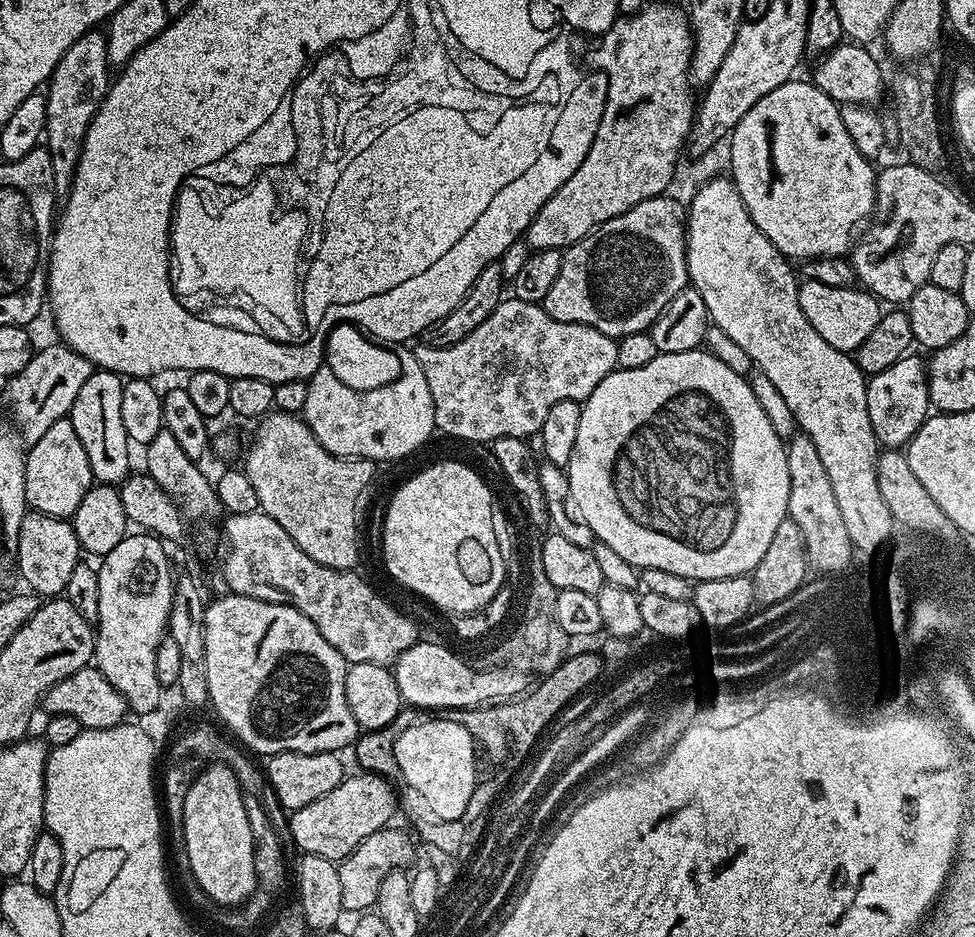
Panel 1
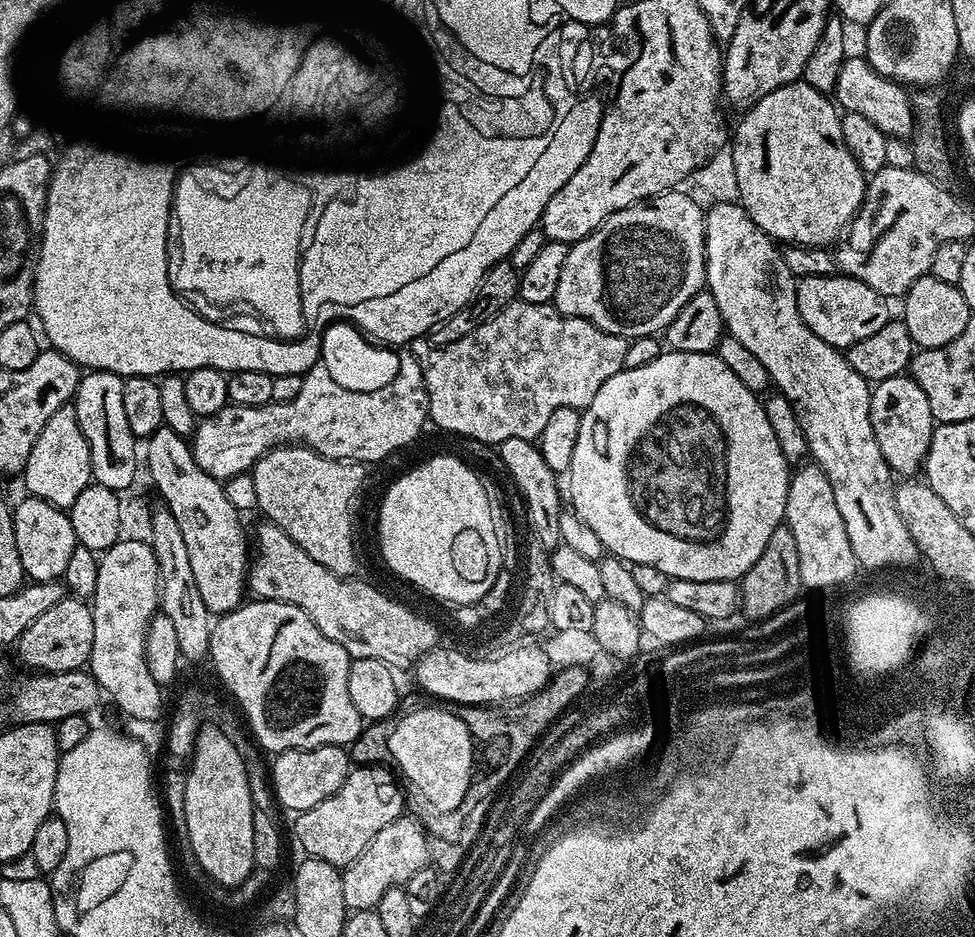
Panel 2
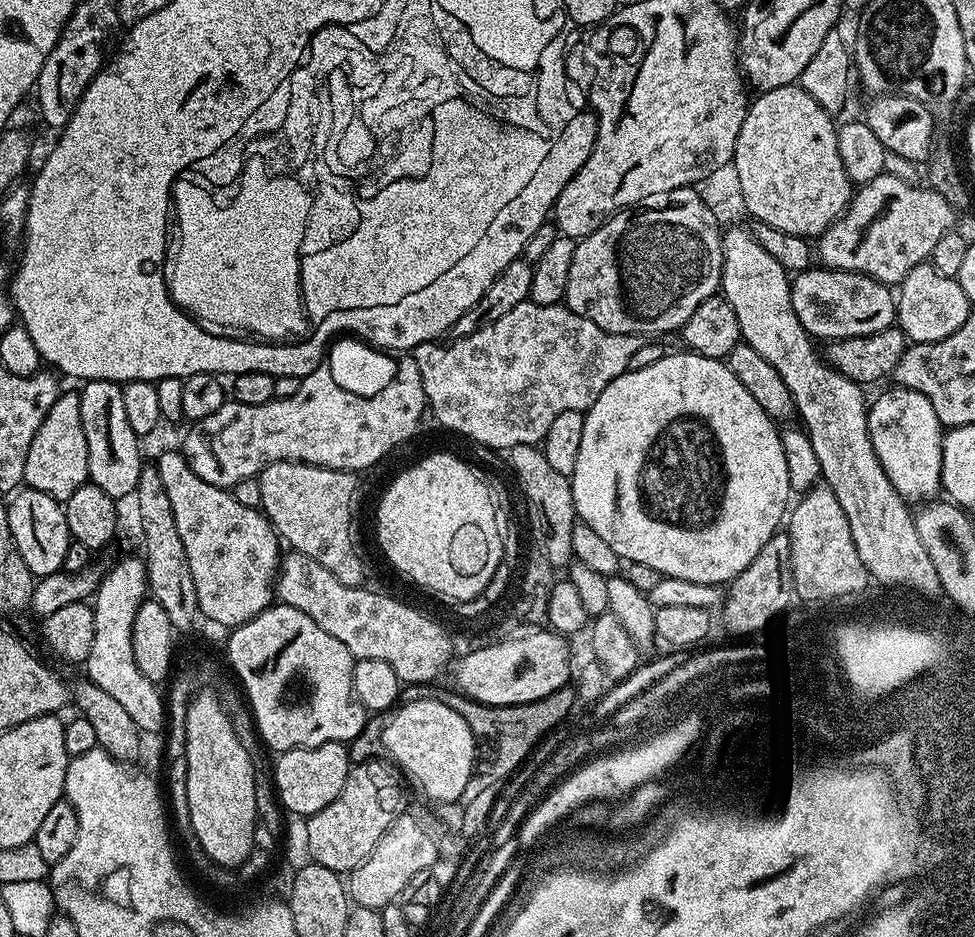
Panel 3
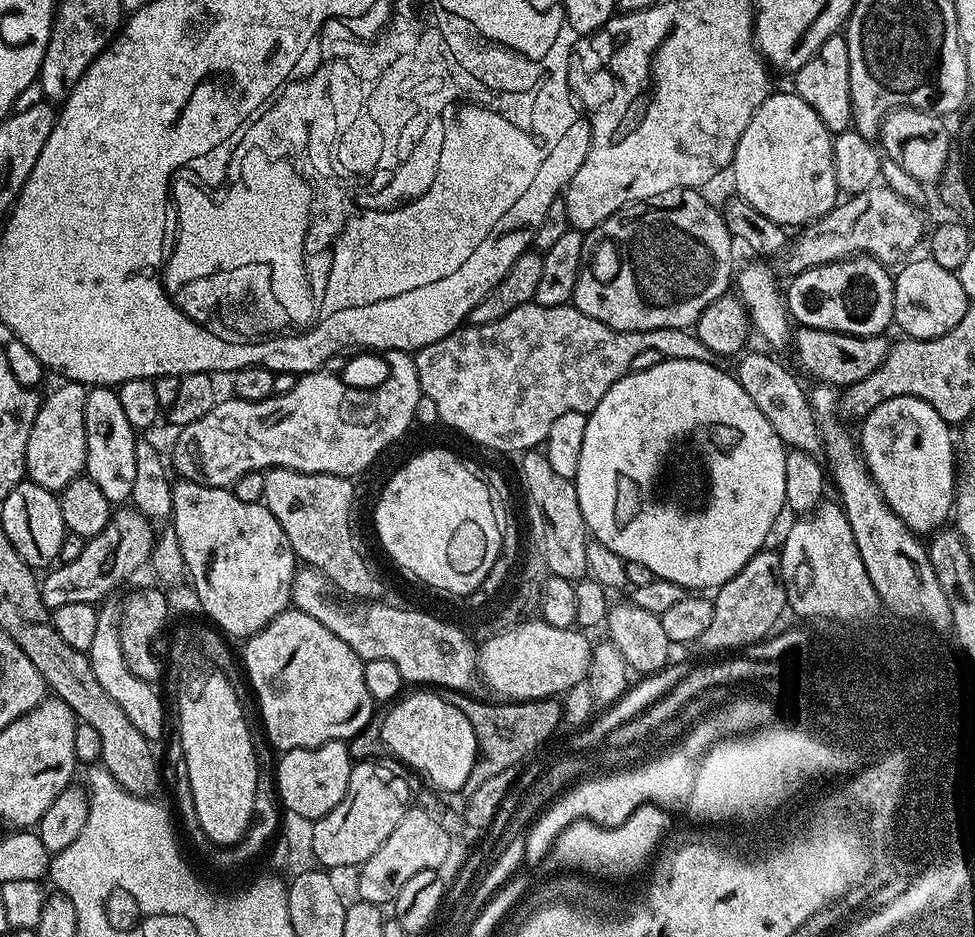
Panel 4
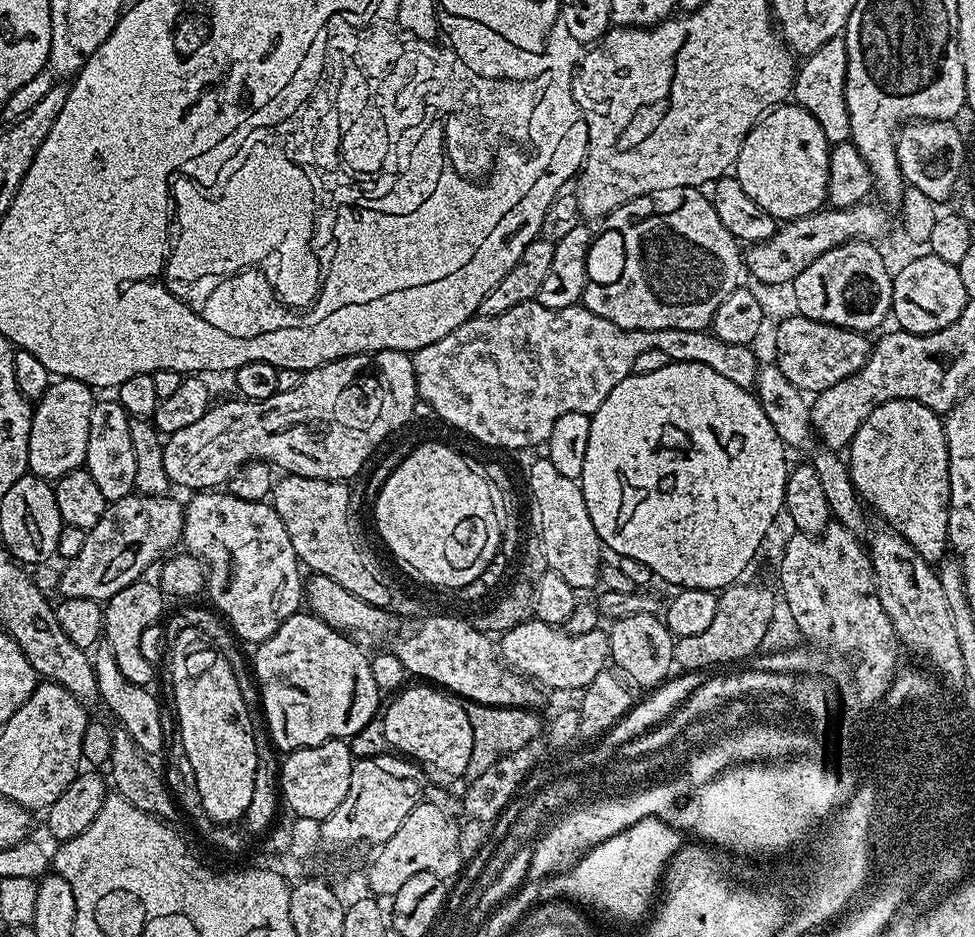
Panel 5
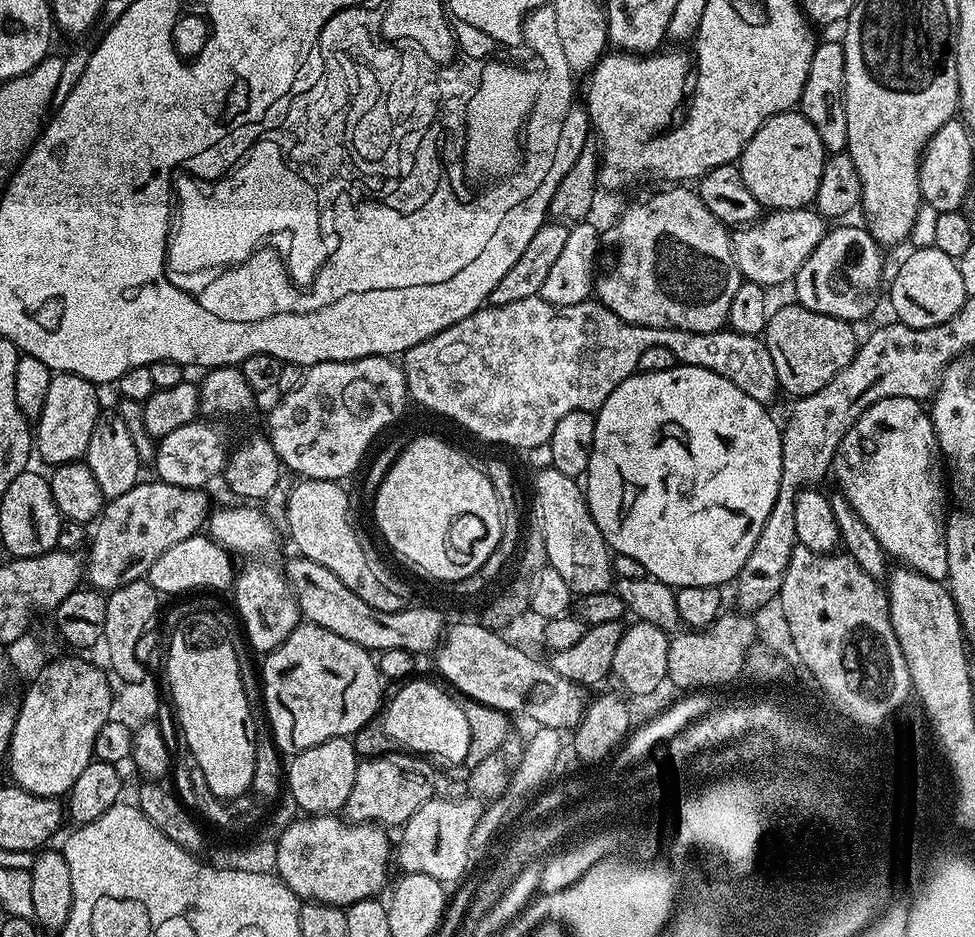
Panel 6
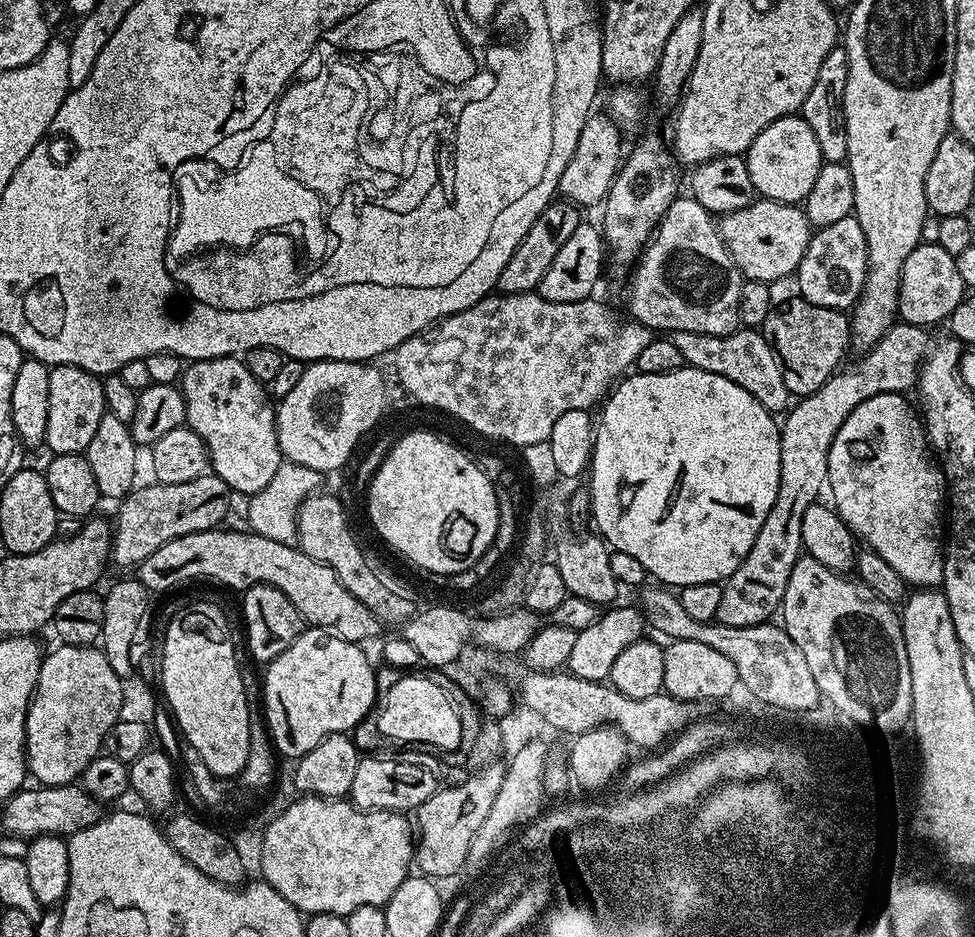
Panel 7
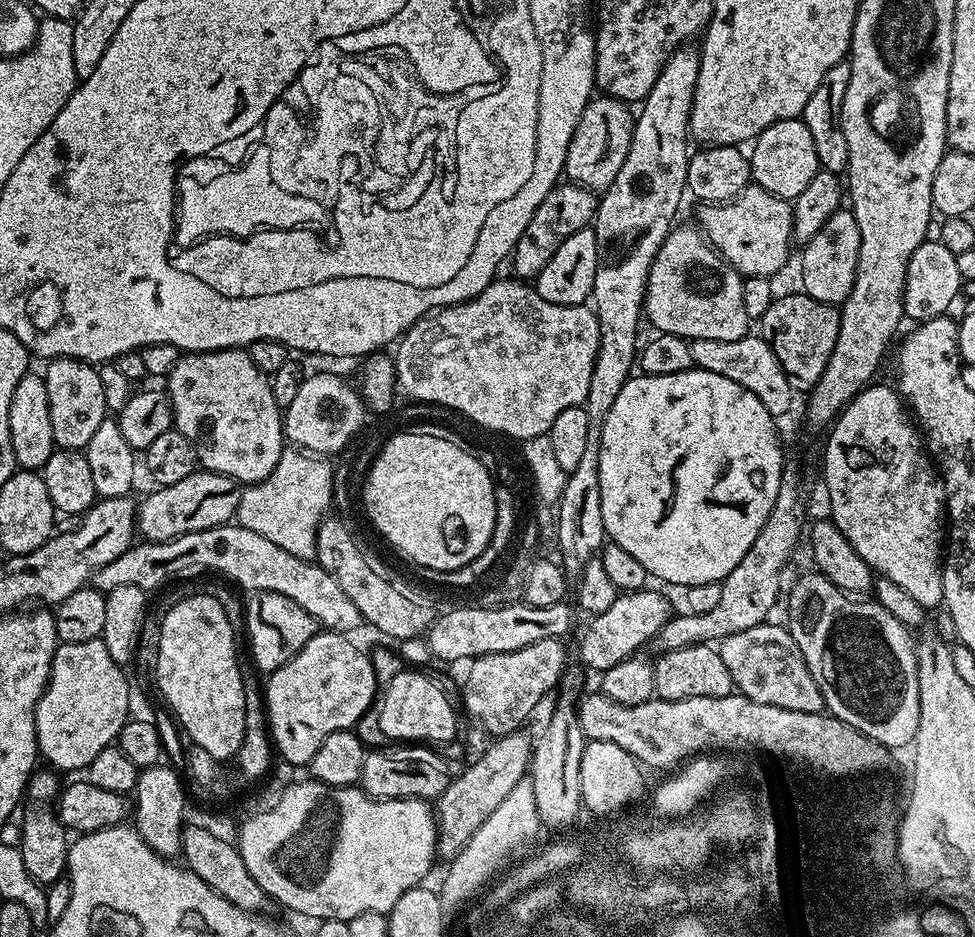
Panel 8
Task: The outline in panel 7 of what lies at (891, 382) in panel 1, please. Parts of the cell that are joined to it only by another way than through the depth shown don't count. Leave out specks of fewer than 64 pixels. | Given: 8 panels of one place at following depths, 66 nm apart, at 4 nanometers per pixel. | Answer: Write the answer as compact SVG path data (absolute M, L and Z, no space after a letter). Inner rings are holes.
M899 392L874 394L874 398L866 398L866 402L850 410L850 418L842 422L831 444L827 458L827 487L829 494L832 494L833 508L857 541L874 549L893 570L902 574L910 586L920 590L936 590L944 582L946 481L930 451L921 417L915 407L912 409L908 405L908 399L907 395Z

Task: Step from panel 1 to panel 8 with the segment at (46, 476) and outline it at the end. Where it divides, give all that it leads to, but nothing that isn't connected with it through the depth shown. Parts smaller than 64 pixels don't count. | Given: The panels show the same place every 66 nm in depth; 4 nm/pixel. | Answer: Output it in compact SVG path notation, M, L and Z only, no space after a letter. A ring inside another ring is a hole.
M58 356L47 361L48 369L42 372L46 394L50 394L50 423L54 426L57 448L87 449L90 438L109 415L97 369L85 360Z

